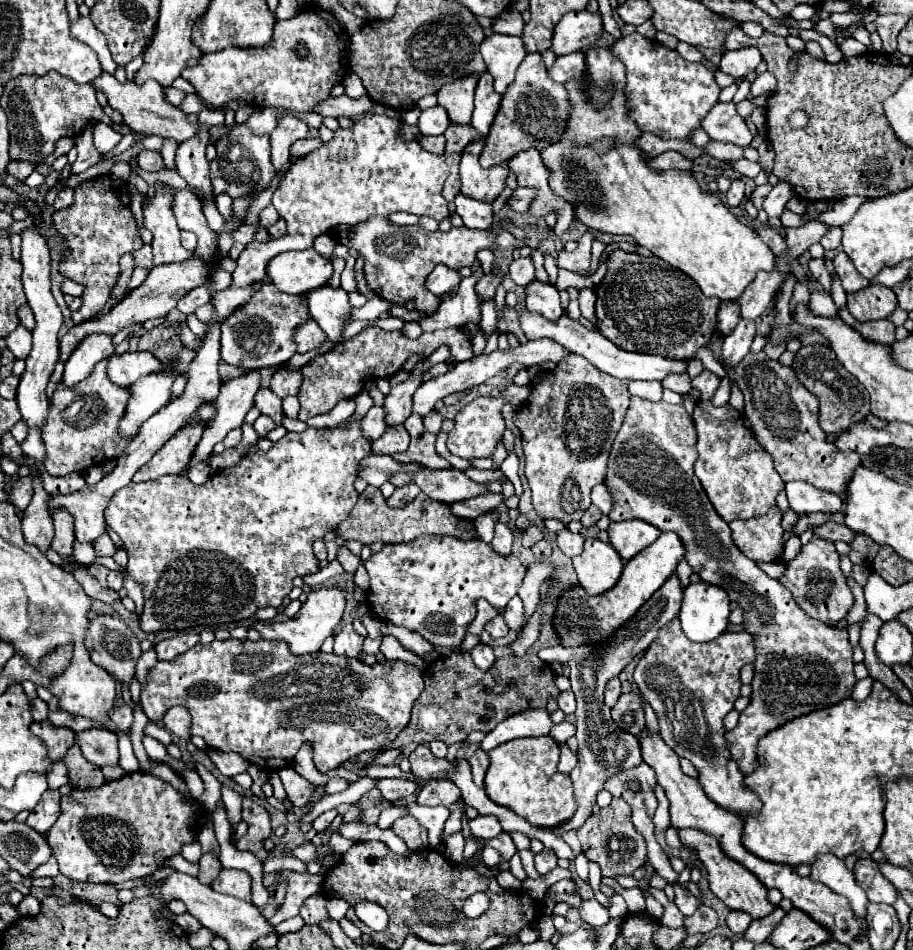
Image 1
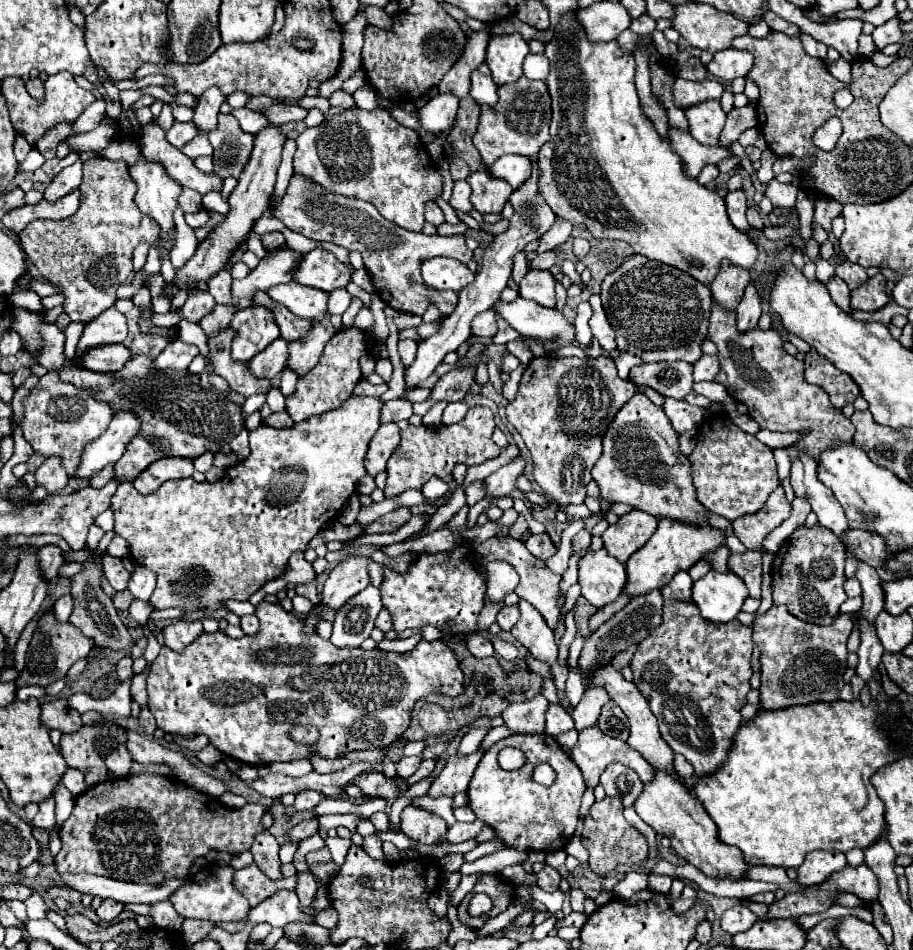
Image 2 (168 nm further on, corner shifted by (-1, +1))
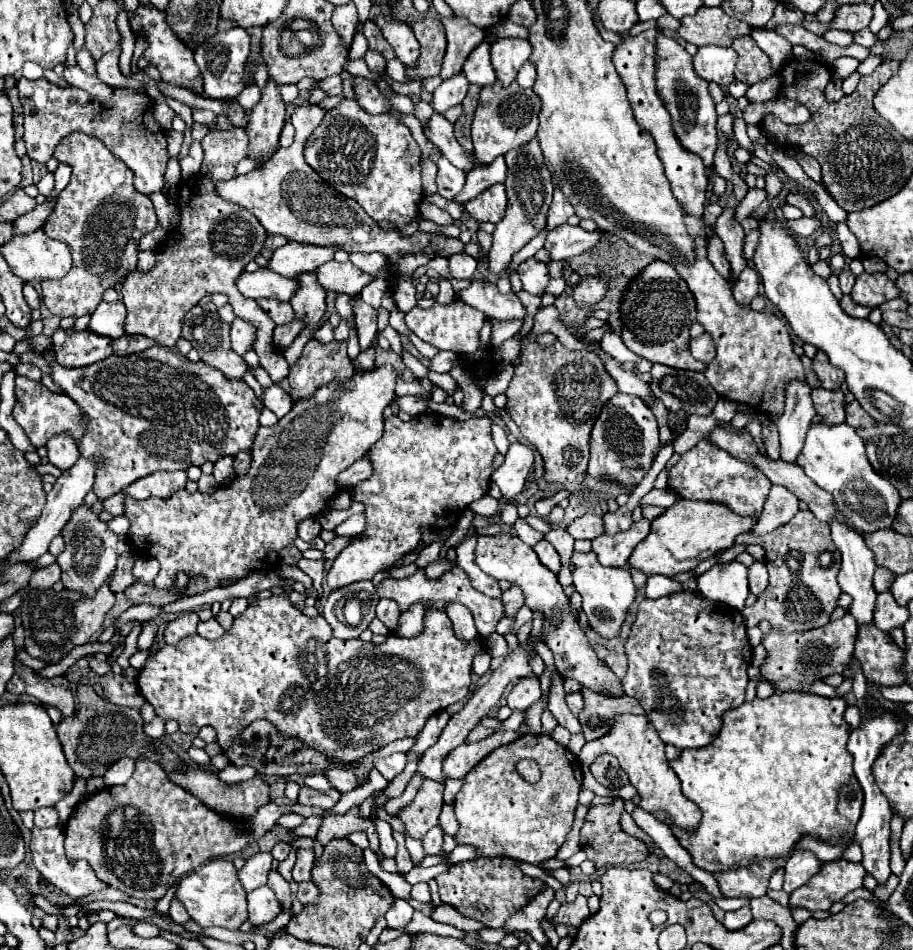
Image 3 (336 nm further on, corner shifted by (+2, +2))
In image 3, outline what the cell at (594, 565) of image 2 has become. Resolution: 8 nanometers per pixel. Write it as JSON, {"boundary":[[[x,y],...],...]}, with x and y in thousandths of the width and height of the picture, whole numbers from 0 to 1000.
{"boundary":[[[628,582],[628,616],[639,628],[639,643],[645,652],[645,658],[660,671],[674,671],[682,658],[685,645],[696,631],[696,616],[687,597],[660,597],[654,591],[654,584],[647,582]]]}

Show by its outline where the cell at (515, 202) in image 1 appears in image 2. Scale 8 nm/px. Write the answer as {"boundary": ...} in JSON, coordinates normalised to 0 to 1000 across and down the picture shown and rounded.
{"boundary":[[[620,13],[613,23],[607,27],[607,40],[602,44],[596,46],[596,57],[602,63],[602,78],[598,82],[598,91],[600,91],[600,99],[605,103],[605,128],[602,128],[602,147],[591,156],[589,162],[589,175],[591,175],[591,204],[594,208],[600,213],[600,217],[605,219],[607,225],[622,229],[622,234],[627,234],[629,238],[642,238],[651,251],[673,251],[673,253],[683,253],[692,259],[692,263],[697,267],[703,267],[708,272],[734,278],[738,282],[745,282],[749,286],[754,286],[756,291],[760,291],[762,295],[767,295],[769,299],[778,301],[780,293],[784,293],[786,284],[789,284],[789,274],[797,272],[808,280],[817,280],[821,282],[828,272],[830,272],[830,261],[828,257],[819,251],[819,246],[808,244],[800,234],[797,234],[797,225],[795,225],[795,217],[793,211],[786,206],[786,202],[775,200],[771,196],[767,196],[760,187],[754,187],[749,183],[749,175],[745,171],[745,166],[738,164],[736,156],[732,154],[732,149],[719,139],[716,131],[705,122],[701,107],[699,107],[699,99],[697,99],[697,91],[694,91],[694,59],[688,57],[686,53],[681,53],[677,48],[677,44],[646,44],[642,40],[642,34],[637,29],[637,25],[631,19],[631,13]]]}

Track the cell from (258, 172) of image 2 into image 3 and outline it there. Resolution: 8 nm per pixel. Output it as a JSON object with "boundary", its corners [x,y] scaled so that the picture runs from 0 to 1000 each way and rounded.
{"boundary":[[[295,83],[292,94],[288,94],[286,106],[275,115],[271,123],[271,144],[273,161],[271,165],[281,167],[284,176],[295,169],[306,157],[306,142],[312,132],[312,108],[303,96],[303,89]]]}

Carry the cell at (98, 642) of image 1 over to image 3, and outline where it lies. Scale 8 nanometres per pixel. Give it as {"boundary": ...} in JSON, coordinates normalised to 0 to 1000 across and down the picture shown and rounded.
{"boundary":[[[84,534],[76,546],[76,551],[69,555],[67,563],[71,565],[71,580],[62,586],[62,593],[69,599],[69,616],[76,622],[87,624],[89,628],[104,628],[106,620],[117,612],[117,607],[126,599],[126,591],[130,582],[141,580],[141,567],[130,565],[124,559],[119,559],[117,551],[108,548],[106,540],[102,540],[95,534]]]}

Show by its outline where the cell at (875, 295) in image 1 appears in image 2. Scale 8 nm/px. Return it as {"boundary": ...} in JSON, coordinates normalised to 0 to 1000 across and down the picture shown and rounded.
{"boundary":[[[959,288],[955,293],[951,293],[944,301],[940,301],[938,305],[933,305],[933,324],[935,326],[962,326],[968,320],[973,320],[975,312],[968,305],[968,291]]]}

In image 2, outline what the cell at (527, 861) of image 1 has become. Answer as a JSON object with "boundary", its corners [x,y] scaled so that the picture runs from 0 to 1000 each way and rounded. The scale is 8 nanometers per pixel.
{"boundary":[[[548,884],[528,886],[528,888],[524,888],[519,895],[515,895],[515,897],[508,899],[508,907],[519,907],[519,905],[524,905],[524,903],[528,903],[528,901],[532,901],[532,899],[541,899],[541,897],[545,897],[545,895],[550,895],[550,893],[552,893],[552,888],[550,888]]]}

